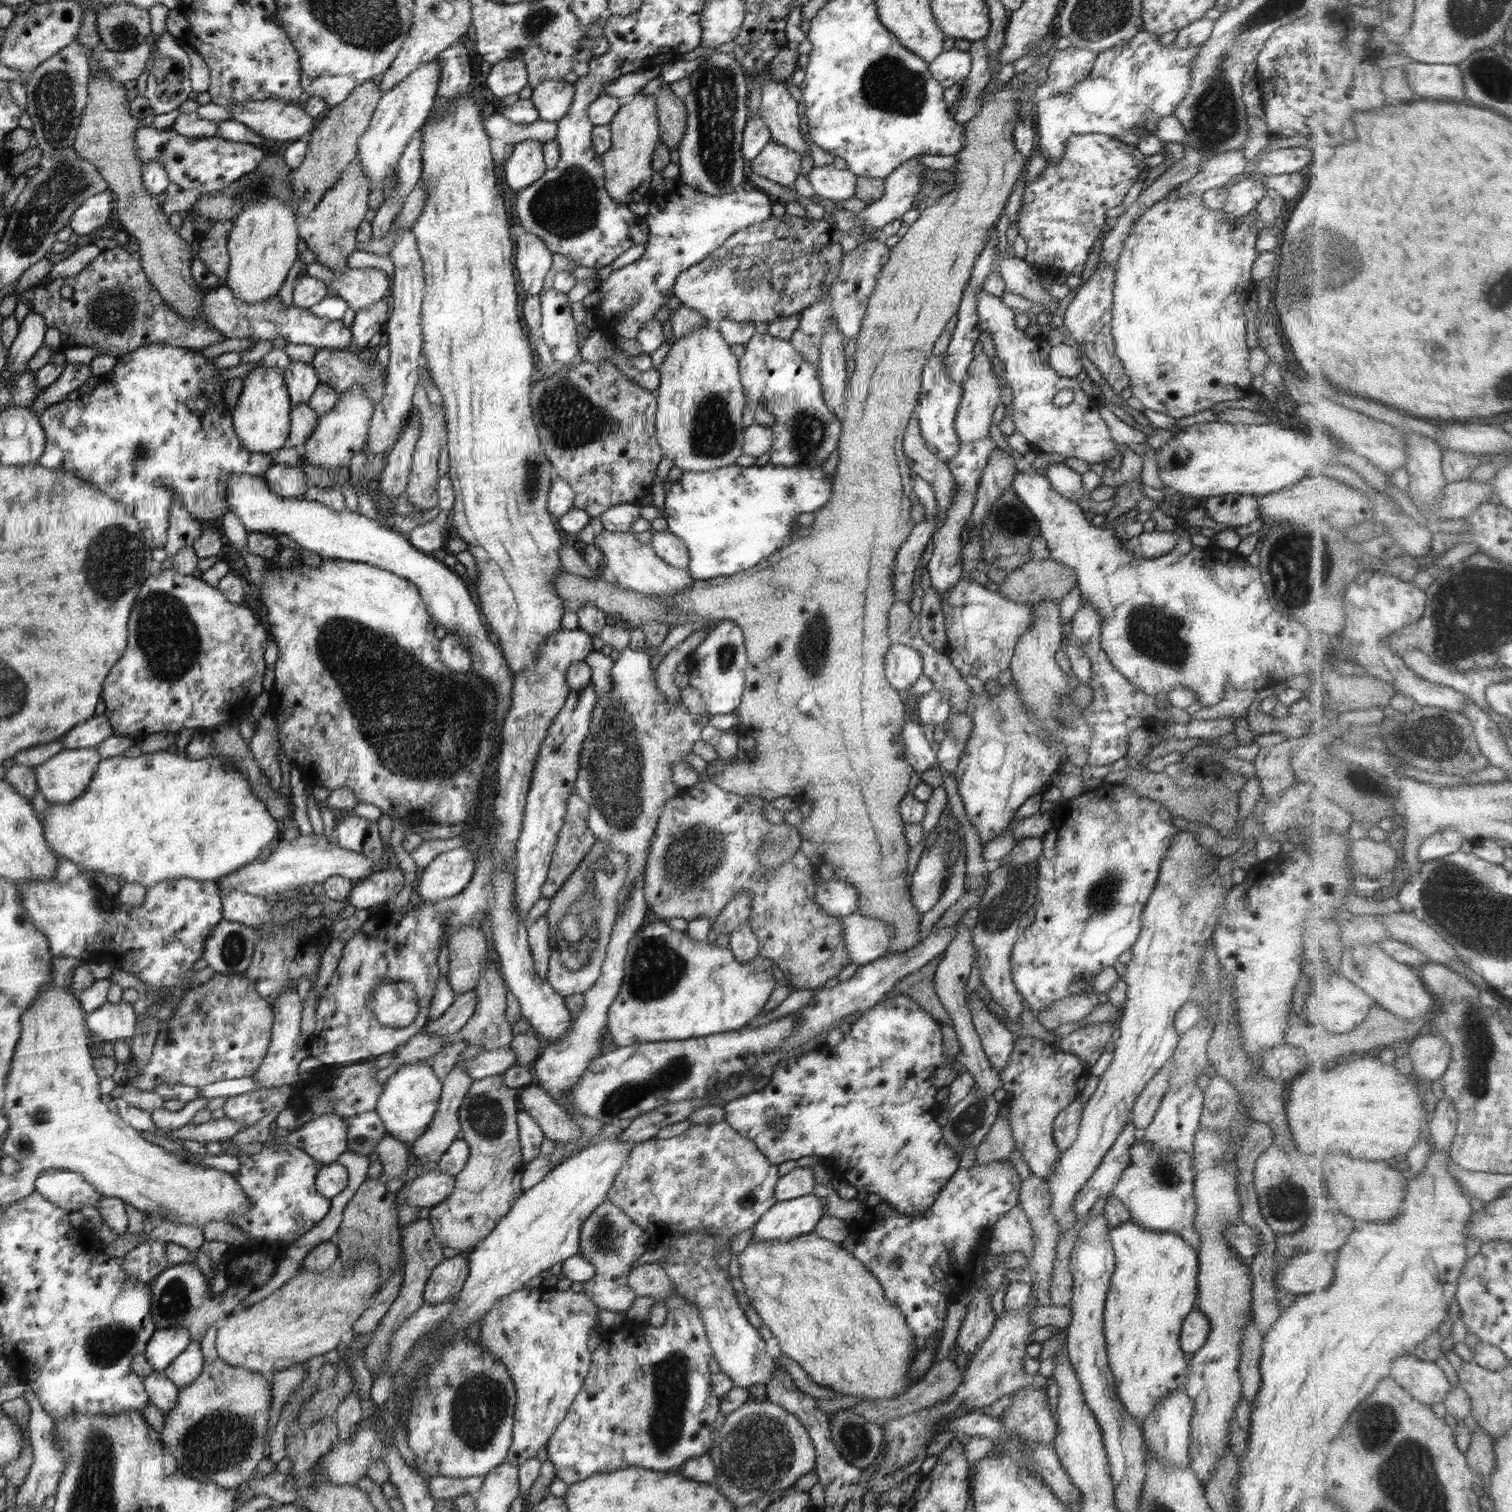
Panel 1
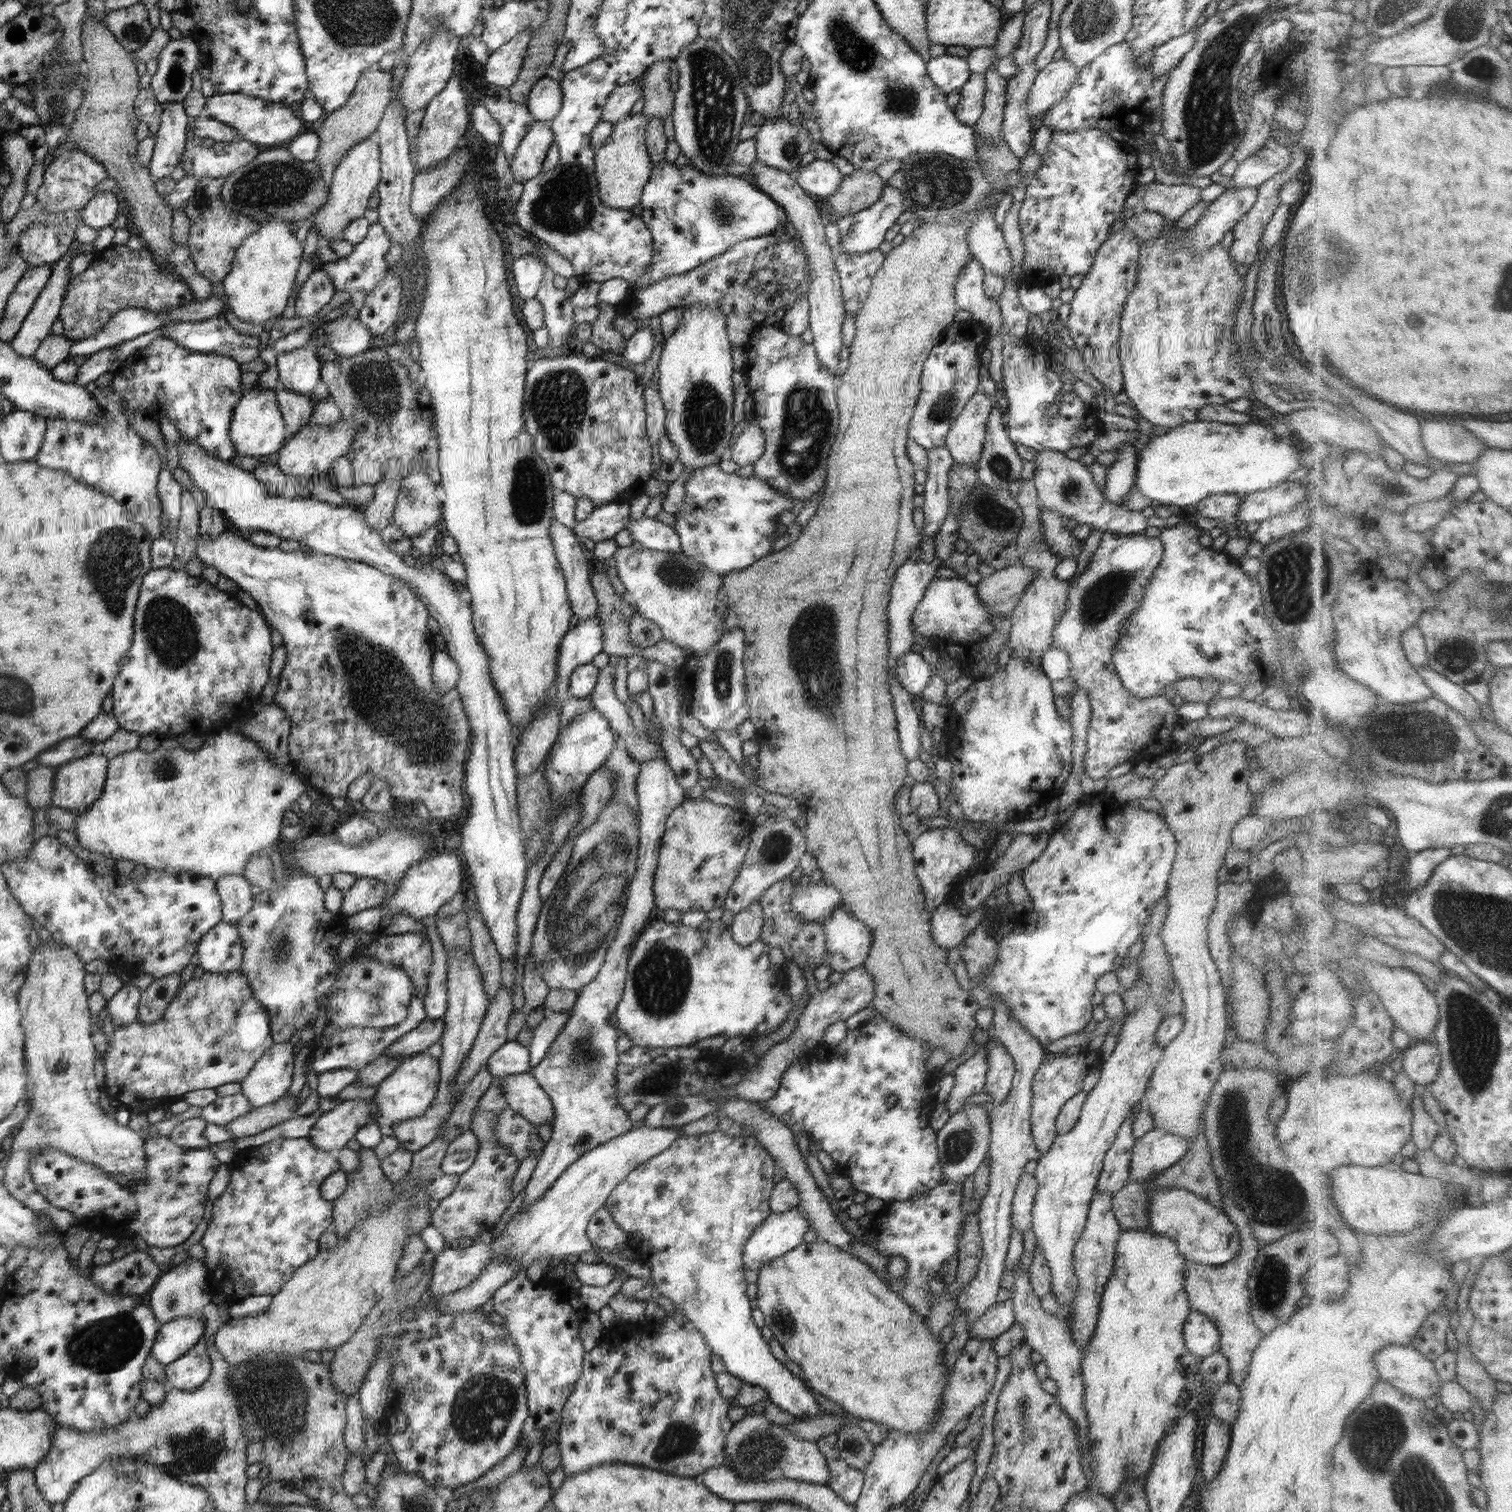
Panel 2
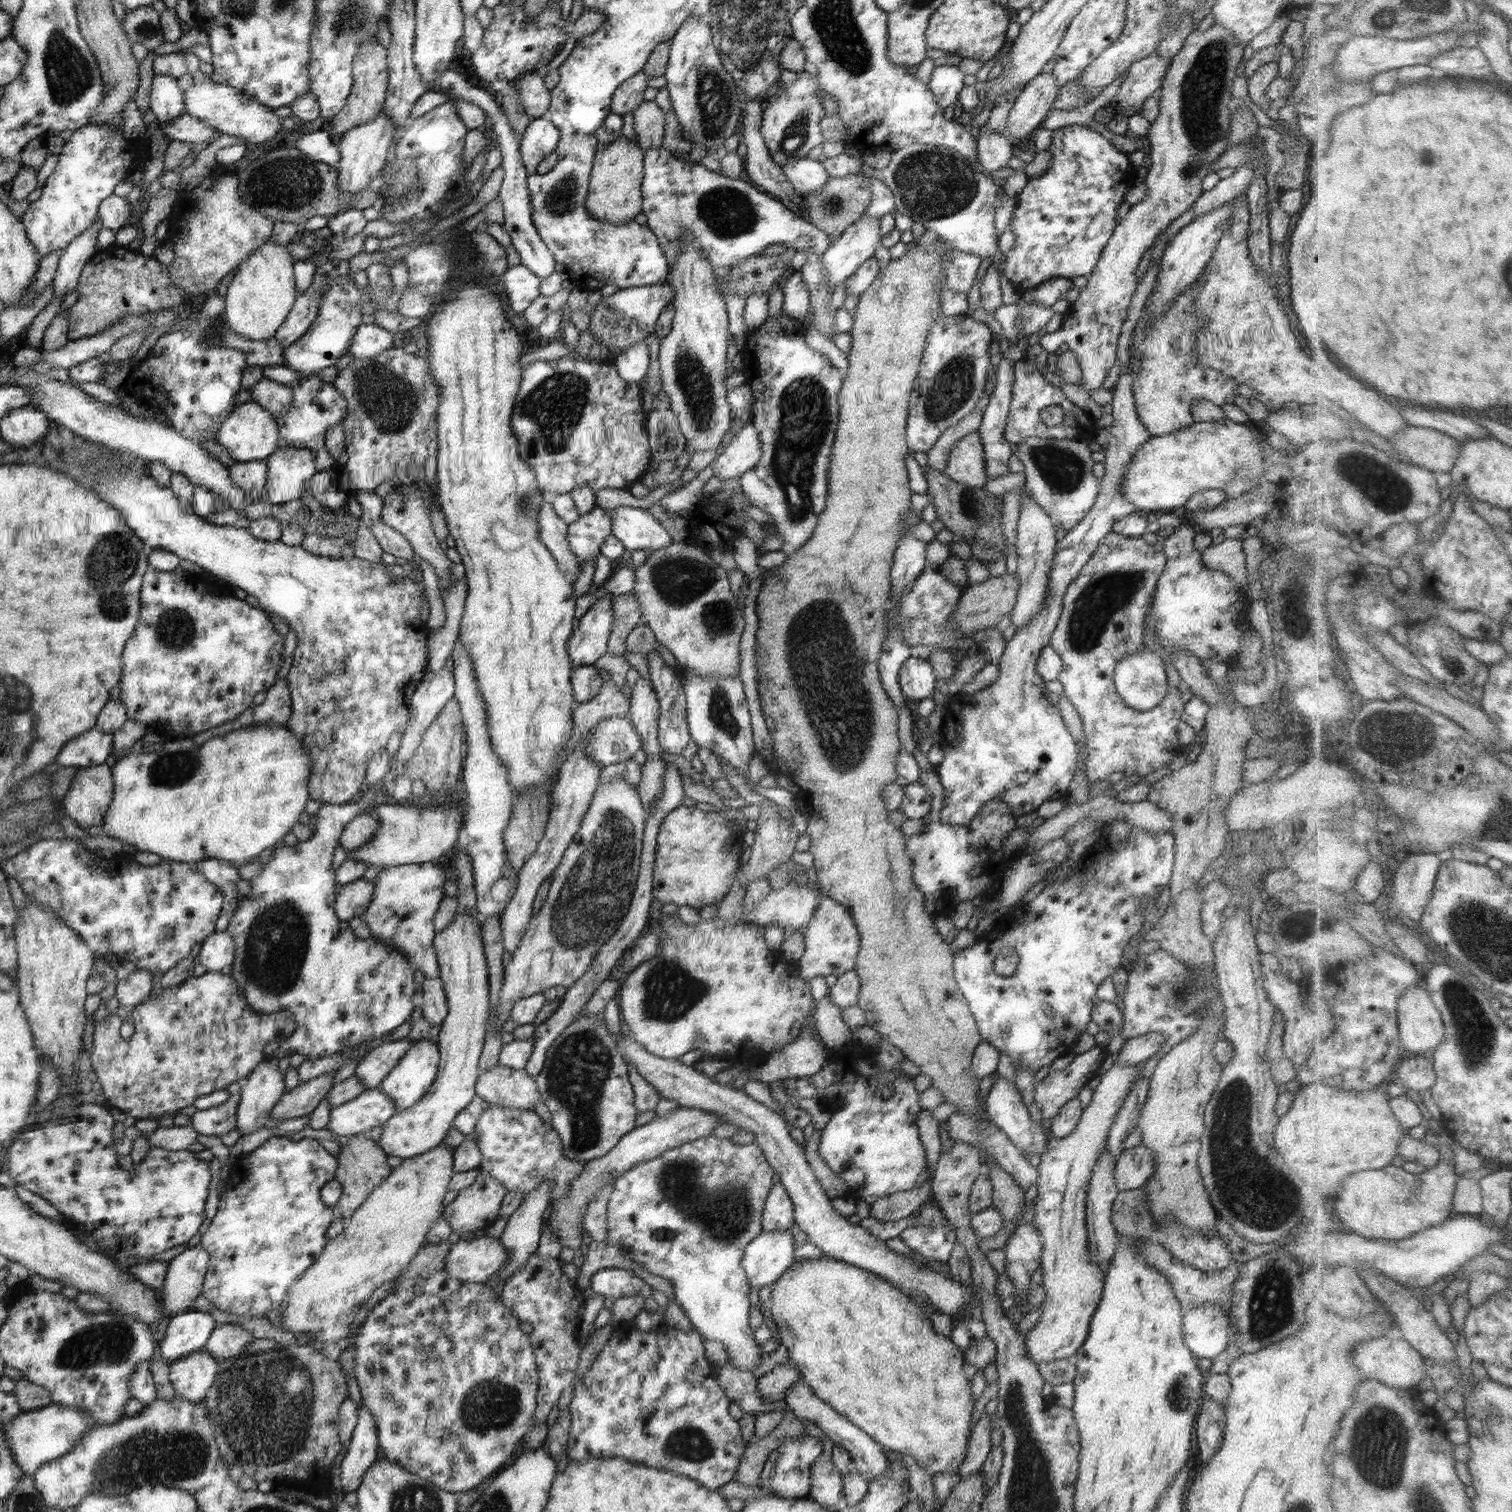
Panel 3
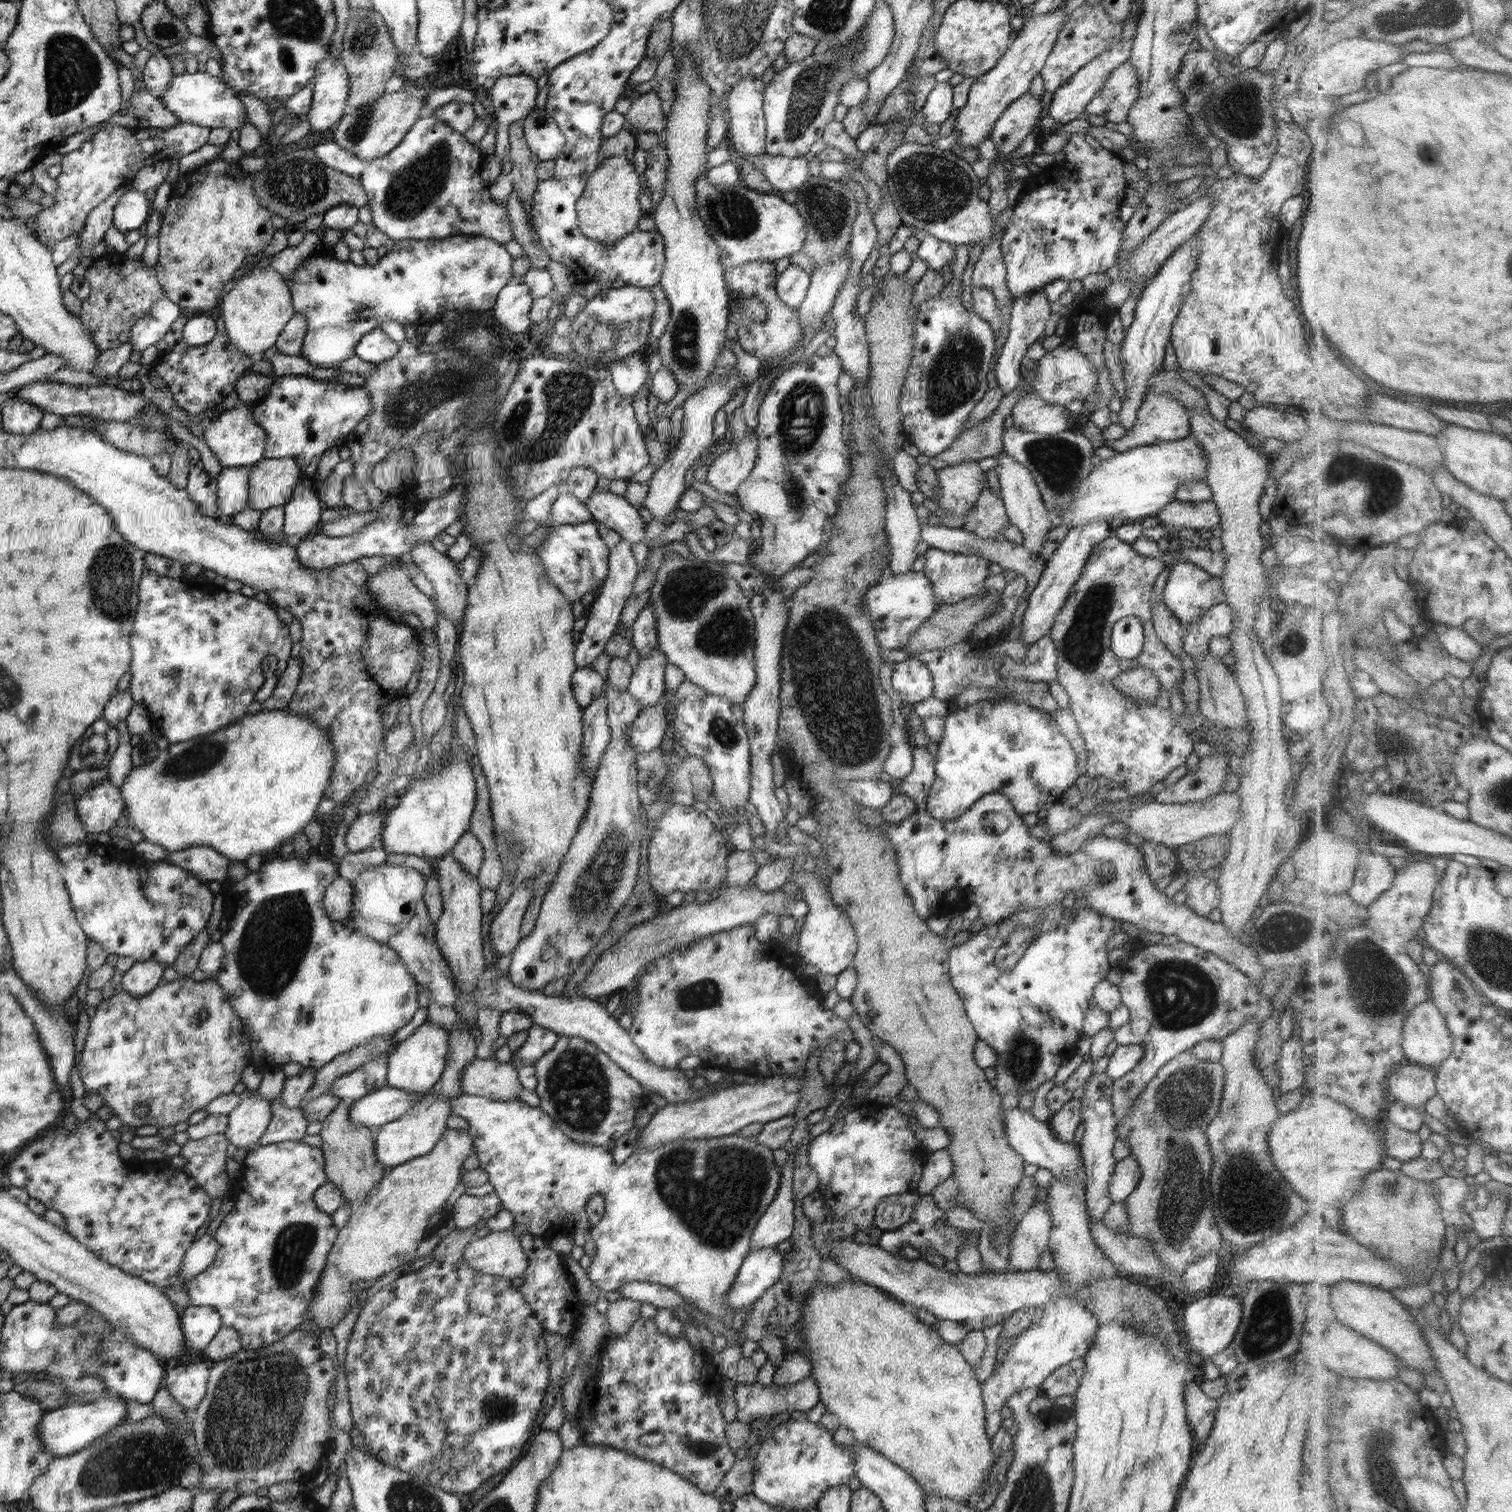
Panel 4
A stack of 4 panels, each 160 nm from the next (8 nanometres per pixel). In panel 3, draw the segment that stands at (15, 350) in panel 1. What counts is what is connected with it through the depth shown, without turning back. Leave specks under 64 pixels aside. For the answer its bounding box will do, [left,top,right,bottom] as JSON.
[51,220,102,298]

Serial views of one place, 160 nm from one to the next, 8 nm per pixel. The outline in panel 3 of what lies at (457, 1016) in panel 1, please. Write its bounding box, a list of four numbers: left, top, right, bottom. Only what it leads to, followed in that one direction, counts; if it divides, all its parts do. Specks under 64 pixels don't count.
[354,1038,415,1089]

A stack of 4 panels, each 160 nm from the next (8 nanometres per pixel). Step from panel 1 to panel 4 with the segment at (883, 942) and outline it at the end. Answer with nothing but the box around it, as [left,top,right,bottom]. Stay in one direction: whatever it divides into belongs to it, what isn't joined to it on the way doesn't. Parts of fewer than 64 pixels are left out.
[789,872,857,976]

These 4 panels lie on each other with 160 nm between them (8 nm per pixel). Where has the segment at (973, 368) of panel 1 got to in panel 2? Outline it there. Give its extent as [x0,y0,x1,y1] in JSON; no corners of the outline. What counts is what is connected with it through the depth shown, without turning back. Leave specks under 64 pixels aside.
[945,386,996,467]

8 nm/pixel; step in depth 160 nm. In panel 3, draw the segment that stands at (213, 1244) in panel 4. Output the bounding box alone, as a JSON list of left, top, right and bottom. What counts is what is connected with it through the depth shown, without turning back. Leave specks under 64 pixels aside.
[158,1245,210,1316]

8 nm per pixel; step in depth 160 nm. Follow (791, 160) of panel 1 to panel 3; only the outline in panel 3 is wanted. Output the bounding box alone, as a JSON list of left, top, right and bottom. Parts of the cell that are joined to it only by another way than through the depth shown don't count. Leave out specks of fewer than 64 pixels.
[760,71,825,164]

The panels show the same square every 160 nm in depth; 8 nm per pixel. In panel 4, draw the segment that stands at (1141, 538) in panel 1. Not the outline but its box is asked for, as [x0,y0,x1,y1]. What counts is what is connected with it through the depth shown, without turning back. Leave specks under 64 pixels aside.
[1049,533,1194,794]

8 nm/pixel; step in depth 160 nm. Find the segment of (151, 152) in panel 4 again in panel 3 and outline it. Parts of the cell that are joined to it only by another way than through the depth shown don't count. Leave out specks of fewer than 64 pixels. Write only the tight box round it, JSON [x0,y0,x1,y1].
[21,122,138,258]

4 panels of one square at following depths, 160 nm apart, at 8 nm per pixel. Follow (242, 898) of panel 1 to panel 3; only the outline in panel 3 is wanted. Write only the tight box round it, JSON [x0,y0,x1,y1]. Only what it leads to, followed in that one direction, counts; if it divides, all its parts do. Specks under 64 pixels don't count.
[196,859,240,930]

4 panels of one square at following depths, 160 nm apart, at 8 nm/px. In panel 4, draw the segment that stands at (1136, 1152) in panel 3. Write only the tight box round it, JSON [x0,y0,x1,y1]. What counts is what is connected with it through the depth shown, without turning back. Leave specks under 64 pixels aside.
[1108,1155,1141,1202]

